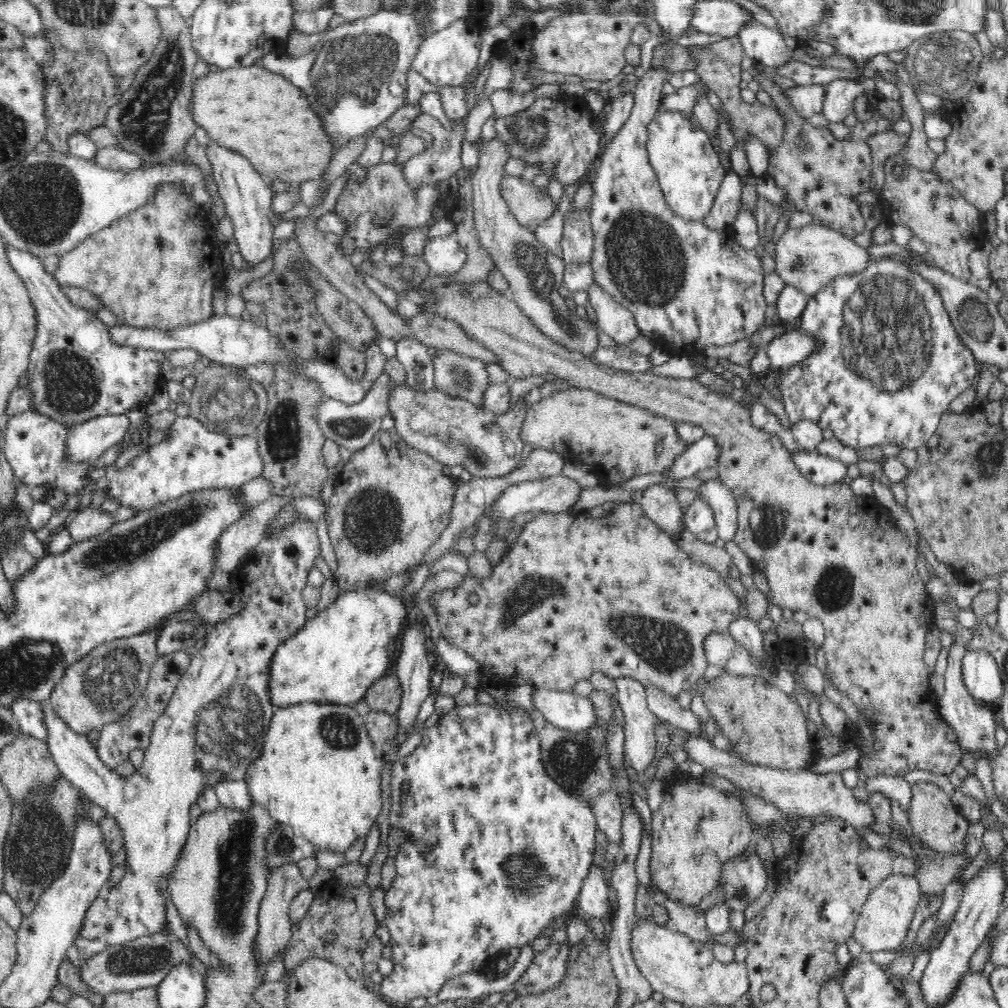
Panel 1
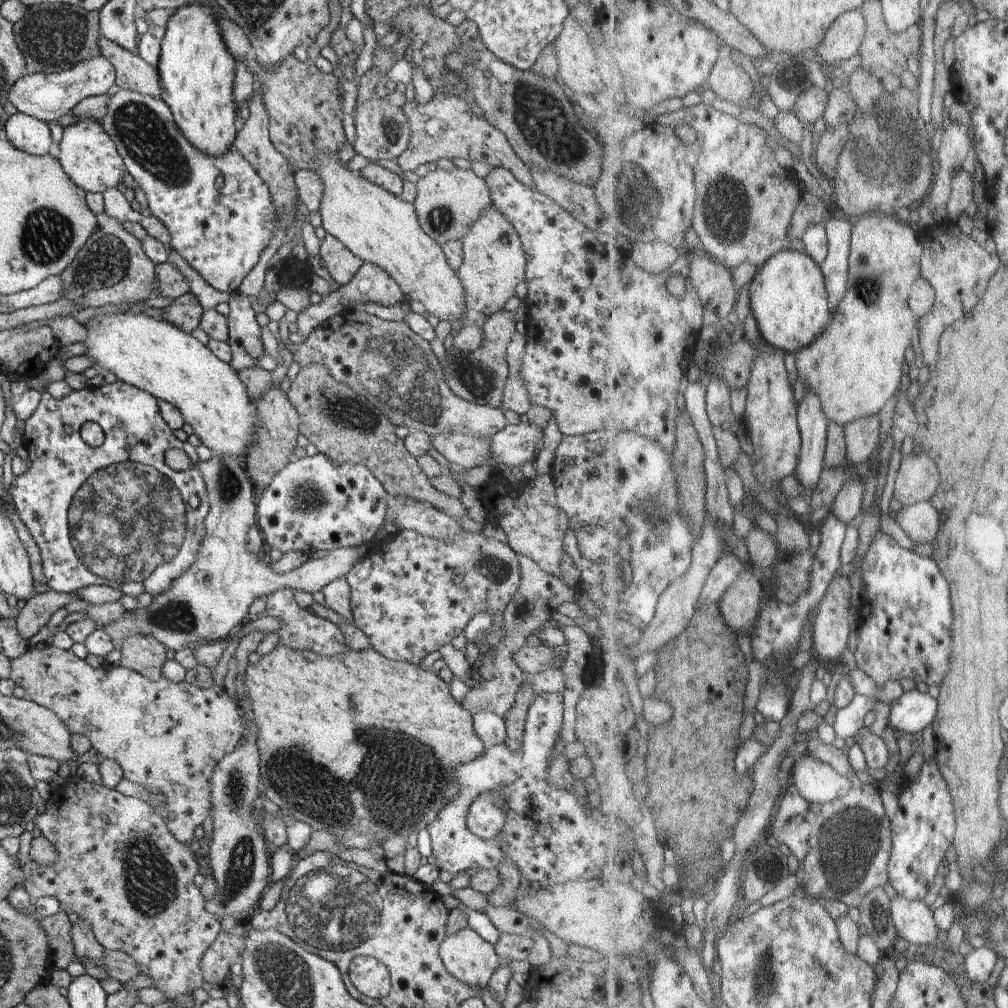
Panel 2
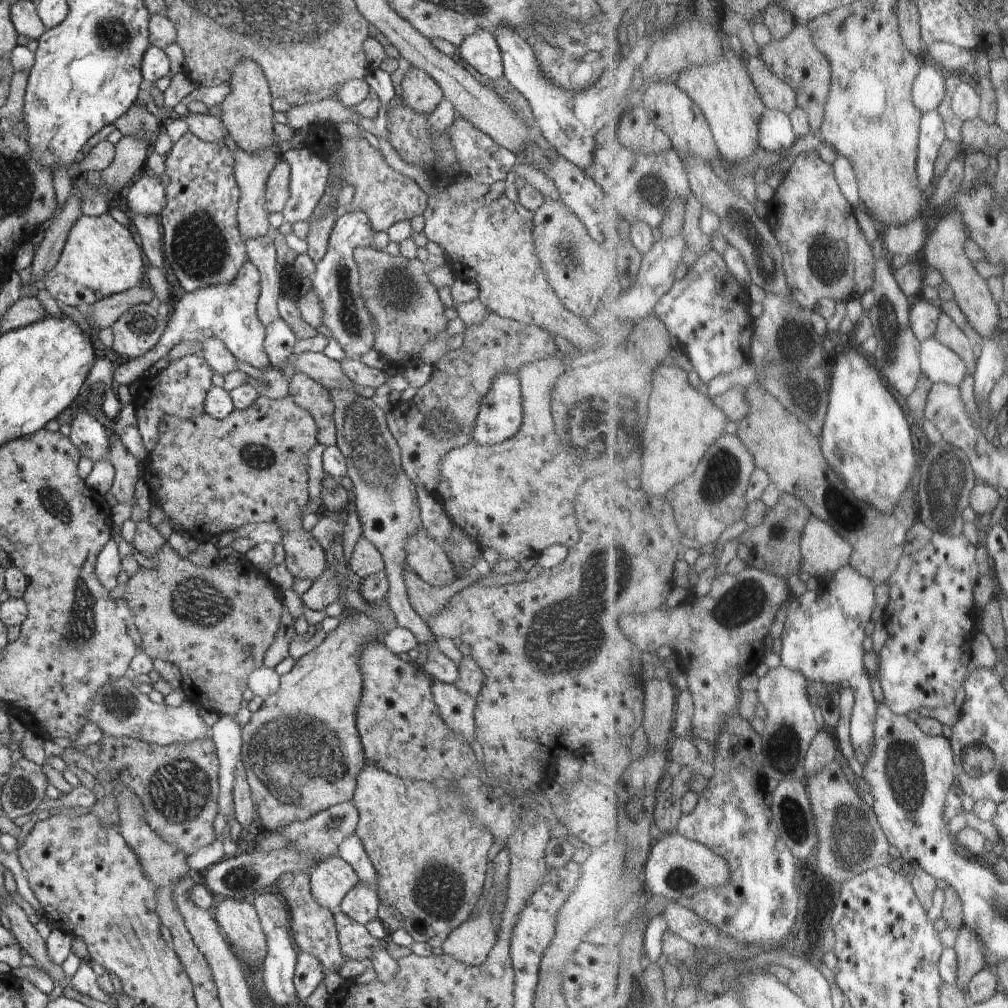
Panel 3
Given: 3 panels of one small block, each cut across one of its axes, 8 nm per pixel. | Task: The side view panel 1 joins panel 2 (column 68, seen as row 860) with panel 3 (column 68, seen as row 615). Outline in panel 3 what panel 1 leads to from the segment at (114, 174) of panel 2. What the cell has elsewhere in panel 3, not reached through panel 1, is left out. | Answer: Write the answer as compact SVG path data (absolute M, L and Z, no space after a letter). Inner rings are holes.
M107 212L96 217L82 215L72 224L60 258L43 284L52 298L76 308L138 286L146 280L147 267L142 247L136 244L130 229Z

